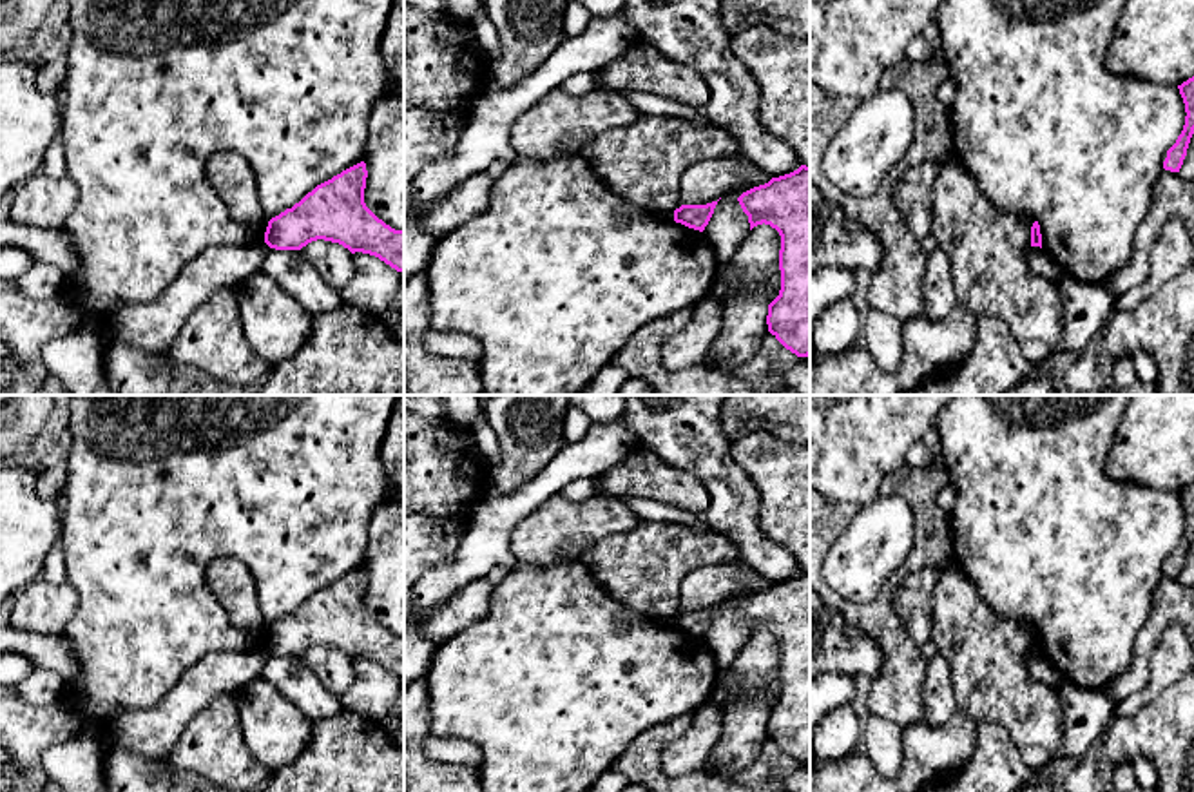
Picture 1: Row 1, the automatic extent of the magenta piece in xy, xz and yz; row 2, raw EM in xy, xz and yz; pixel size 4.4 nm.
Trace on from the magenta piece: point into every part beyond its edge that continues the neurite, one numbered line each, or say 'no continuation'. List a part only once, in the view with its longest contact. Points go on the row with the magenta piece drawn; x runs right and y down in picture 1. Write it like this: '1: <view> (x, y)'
no continuation

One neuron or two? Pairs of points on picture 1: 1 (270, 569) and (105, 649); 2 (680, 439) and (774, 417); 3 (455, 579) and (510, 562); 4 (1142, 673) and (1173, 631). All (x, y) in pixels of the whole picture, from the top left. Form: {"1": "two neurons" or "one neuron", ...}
{"1": "one neuron", "2": "two neurons", "3": "one neuron", "4": "two neurons"}

